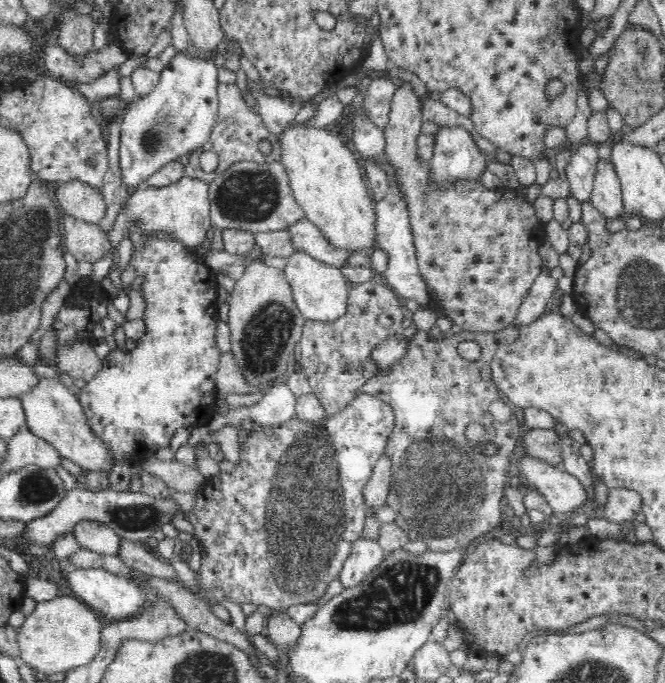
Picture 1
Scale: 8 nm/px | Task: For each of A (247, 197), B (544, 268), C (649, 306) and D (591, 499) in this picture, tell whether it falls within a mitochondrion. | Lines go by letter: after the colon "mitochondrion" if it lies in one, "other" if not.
A: mitochondrion
B: other
C: mitochondrion
D: other

